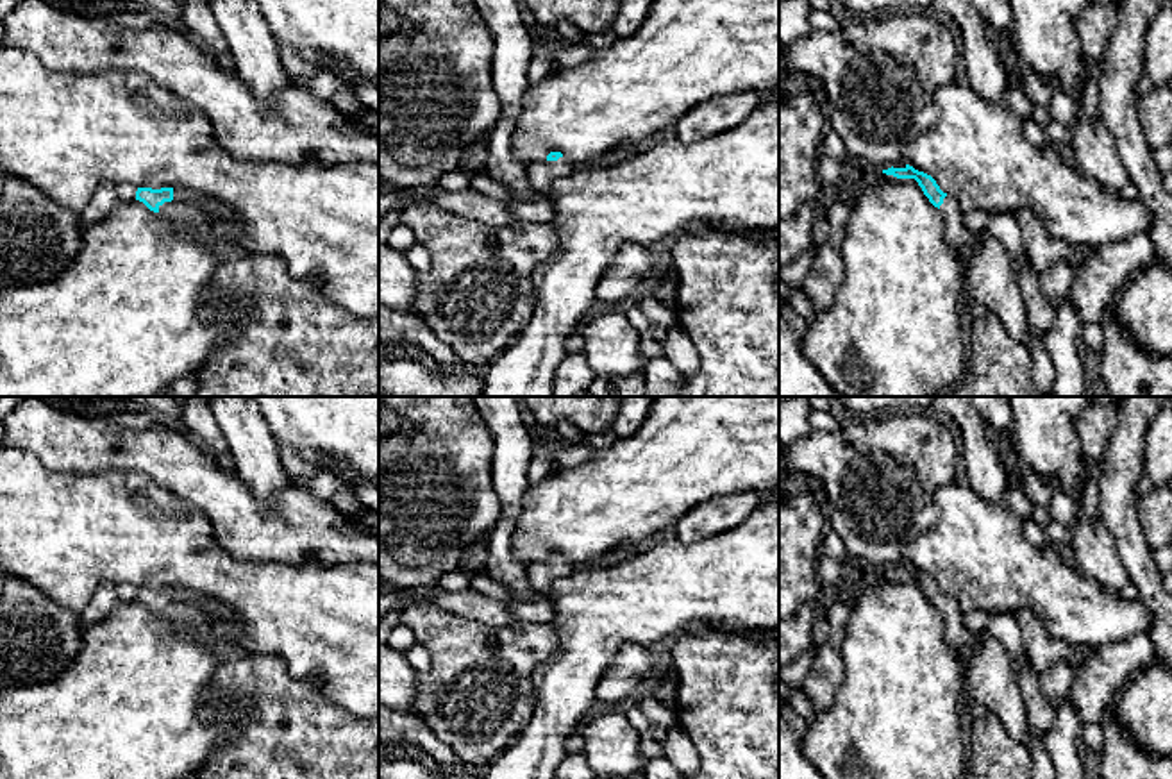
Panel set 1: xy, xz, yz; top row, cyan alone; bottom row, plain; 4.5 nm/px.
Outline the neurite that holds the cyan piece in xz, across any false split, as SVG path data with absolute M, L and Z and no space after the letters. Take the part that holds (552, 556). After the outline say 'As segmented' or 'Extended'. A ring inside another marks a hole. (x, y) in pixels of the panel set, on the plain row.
M550 552L545 561L527 566L527 579L540 593L548 593L556 579L566 577L573 572L573 563L561 552Z. Extended

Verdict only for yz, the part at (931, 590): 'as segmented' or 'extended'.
extended

